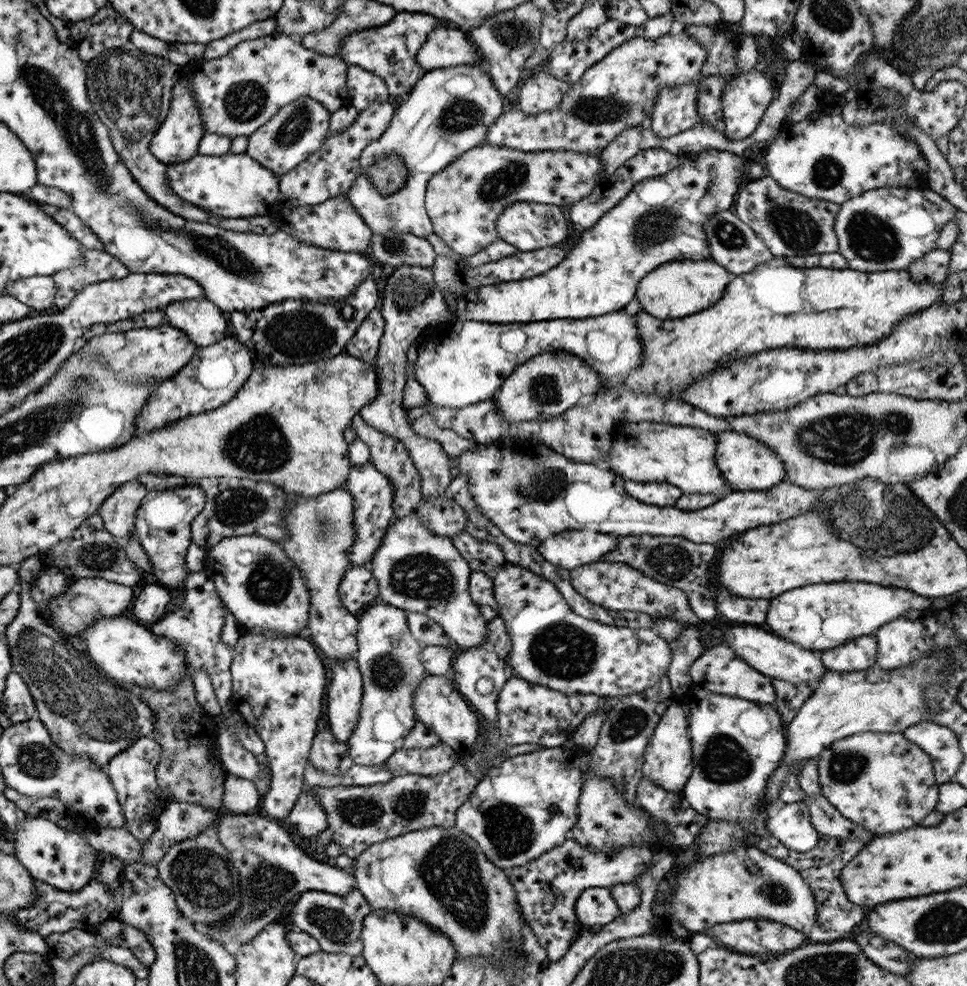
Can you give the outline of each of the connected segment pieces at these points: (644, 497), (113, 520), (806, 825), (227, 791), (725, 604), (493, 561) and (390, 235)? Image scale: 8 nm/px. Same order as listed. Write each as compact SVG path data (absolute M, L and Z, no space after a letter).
M623 480L623 490L625 494L635 498L638 502L655 507L673 506L673 504L682 496L679 488L667 483Z
M139 481L125 482L117 487L105 498L96 513L101 517L105 530L123 543L129 537L135 536L135 513L148 491Z
M802 800L778 803L768 815L765 832L785 848L799 853L815 849L820 840Z
M227 774L223 782L223 796L221 796L221 811L231 813L248 813L259 804L258 792L253 781Z
M717 590L715 600L717 600L715 602L717 610L727 621L763 627L765 612L769 608L767 600L735 598L735 596L729 596L725 590Z
M463 530L457 531L451 542L472 570L479 570L490 576L499 565L506 563L500 546L477 540Z
M387 231L385 234L372 234L370 245L375 260L395 268L430 268L435 262L435 252L425 237L408 232Z

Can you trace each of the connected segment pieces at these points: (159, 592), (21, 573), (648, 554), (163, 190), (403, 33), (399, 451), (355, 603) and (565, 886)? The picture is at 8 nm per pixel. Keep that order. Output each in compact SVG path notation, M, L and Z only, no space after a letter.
M145 581L136 590L131 614L140 624L154 625L165 616L165 606L171 602L168 588L154 581Z
M38 555L27 557L16 567L19 608L3 633L9 647L11 670L19 674L27 685L36 717L47 728L51 742L69 754L83 754L89 762L103 769L112 756L129 748L135 740L151 737L155 716L139 697L115 686L89 662L83 660L81 664L81 656L73 648L63 646L59 630L40 617L35 602L29 596L29 583L42 568Z
M650 534L615 535L615 541L617 541L615 548L603 554L599 560L626 564L654 581L683 591L687 595L691 611L698 616L700 621L714 618L716 608L713 604L713 590L709 590L707 578L705 578L707 566L713 560L713 556L716 556L713 545L693 543L682 536L653 536Z
M135 47L109 48L89 60L85 70L85 91L91 107L109 131L113 149L141 190L169 212L187 219L187 222L205 223L209 218L217 220L222 216L195 207L193 203L183 202L183 199L171 193L167 187L167 165L149 150L153 134L167 116L171 89L181 71L182 67L169 62L167 58L144 53Z
M396 12L396 16L384 26L359 29L345 35L343 45L339 45L339 57L343 56L346 64L355 64L370 74L380 76L387 85L389 95L407 94L426 73L425 69L418 68L415 55L427 33L438 22L423 13Z
M357 414L352 418L351 426L355 432L356 438L365 443L365 446L369 449L368 460L371 465L375 466L377 471L383 473L391 485L394 487L394 494L391 504L393 509L393 519L399 519L405 515L411 513L415 506L420 502L420 487L421 478L412 463L412 460L405 450L404 444L397 439L391 439L389 436L378 432L372 427L366 426L363 423L362 418L359 418Z
M363 565L351 566L337 586L337 595L343 607L358 614L378 595L378 588L369 568Z
M567 838L560 846L547 850L538 858L530 860L522 866L511 867L506 871L508 881L516 894L516 905L524 915L527 925L531 927L531 931L535 933L539 945L547 953L547 962L560 959L577 938L580 925L574 914L574 905L578 894L587 888L610 888L615 884L634 883L635 878L650 866L651 857L652 854L648 847L631 846L616 848L610 853L607 853L607 850L605 850L605 853L594 853L584 846L579 846L577 841Z

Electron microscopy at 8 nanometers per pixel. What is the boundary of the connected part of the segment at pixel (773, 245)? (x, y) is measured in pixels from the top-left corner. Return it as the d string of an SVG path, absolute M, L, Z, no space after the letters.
M764 176L740 186L732 212L753 229L773 257L825 255L837 251L833 228L839 205L815 200L781 188L771 177Z

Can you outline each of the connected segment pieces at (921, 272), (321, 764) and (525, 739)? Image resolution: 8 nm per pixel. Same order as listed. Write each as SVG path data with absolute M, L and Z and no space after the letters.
M933 248L919 259L911 262L908 267L904 268L904 271L911 274L911 280L915 280L915 284L917 282L937 284L937 282L943 282L947 276L949 258L950 248L947 250Z
M324 729L313 737L307 761L323 771L335 773L339 770L341 758L345 758L345 756L348 754L344 743L333 739L331 731Z
M517 676L505 681L496 696L497 729L506 747L517 744L535 744L542 748L562 745L597 707L605 703L605 697L596 694L565 696L551 688L525 682Z

